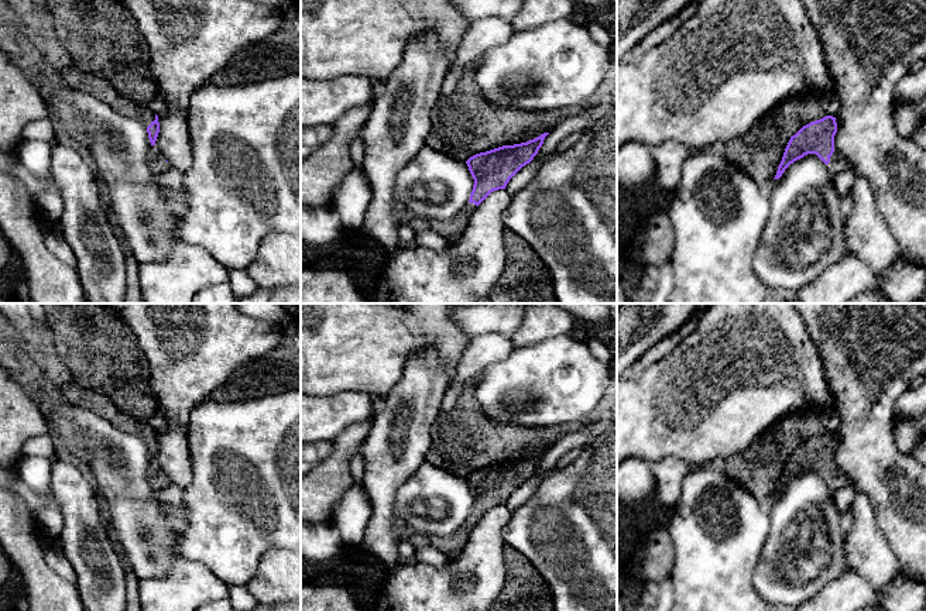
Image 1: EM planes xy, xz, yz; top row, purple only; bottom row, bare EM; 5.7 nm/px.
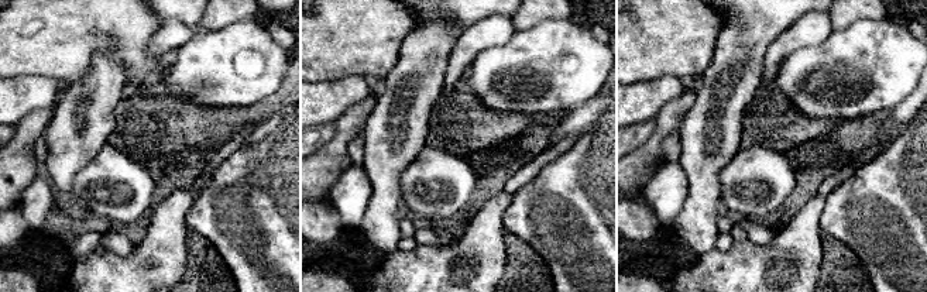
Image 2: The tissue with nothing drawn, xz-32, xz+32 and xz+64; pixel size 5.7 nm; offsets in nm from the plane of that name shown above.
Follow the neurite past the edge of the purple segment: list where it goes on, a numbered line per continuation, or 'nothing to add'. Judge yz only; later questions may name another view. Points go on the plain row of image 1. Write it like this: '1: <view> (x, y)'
1: yz (837, 480)

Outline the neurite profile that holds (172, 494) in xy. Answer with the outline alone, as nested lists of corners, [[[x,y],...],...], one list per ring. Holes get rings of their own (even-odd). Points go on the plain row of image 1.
[[[171,484],[164,490],[155,490],[154,500],[162,508],[164,505],[182,505],[185,488]]]

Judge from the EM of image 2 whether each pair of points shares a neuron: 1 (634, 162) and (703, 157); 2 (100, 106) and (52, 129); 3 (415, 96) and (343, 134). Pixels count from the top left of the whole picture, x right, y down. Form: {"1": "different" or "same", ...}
{"1": "same", "2": "same", "3": "same"}

